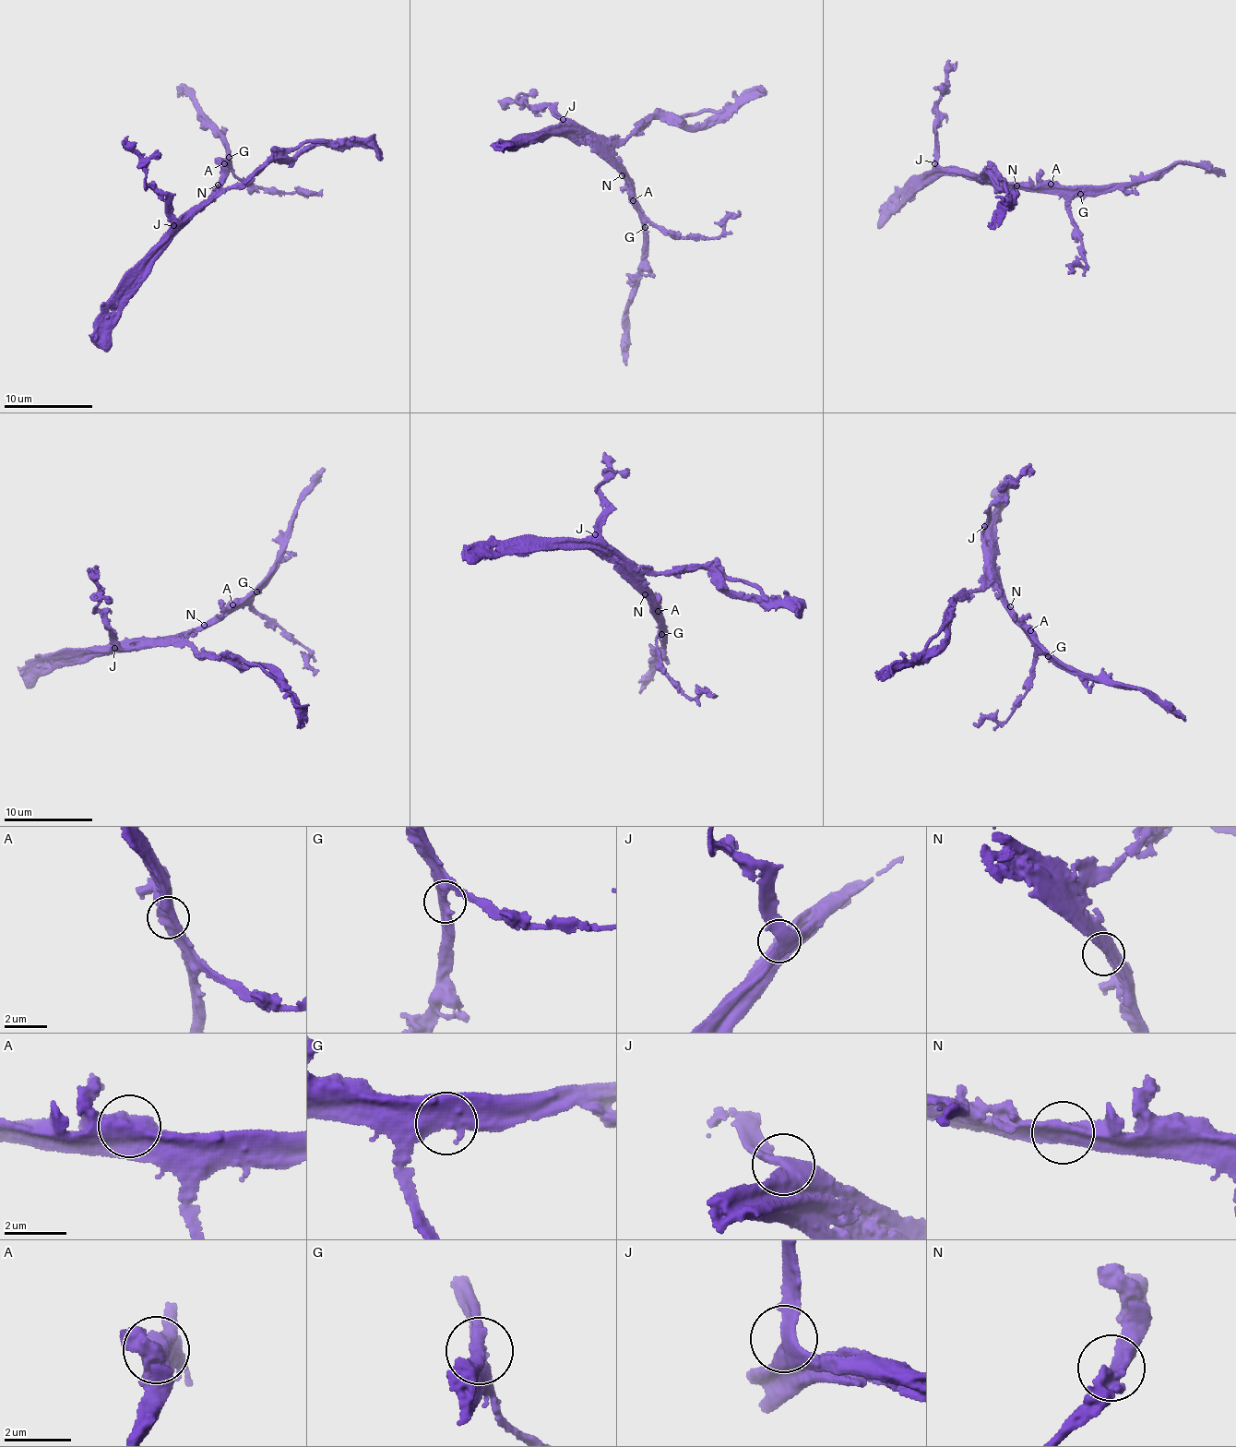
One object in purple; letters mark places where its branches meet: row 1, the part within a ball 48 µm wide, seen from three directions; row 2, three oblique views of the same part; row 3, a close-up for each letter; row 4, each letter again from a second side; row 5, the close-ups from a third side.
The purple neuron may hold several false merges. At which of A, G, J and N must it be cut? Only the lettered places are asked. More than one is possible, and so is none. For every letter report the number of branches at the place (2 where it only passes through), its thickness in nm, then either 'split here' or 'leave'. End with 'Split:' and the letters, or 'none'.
A: 2 branches meet; 700 nm thick; leave
G: 2 branches meet; 480 nm thick; leave
J: 2 branches meet; 360 nm thick; leave
N: 2 branches meet; 500 nm thick; leave
Split: none

